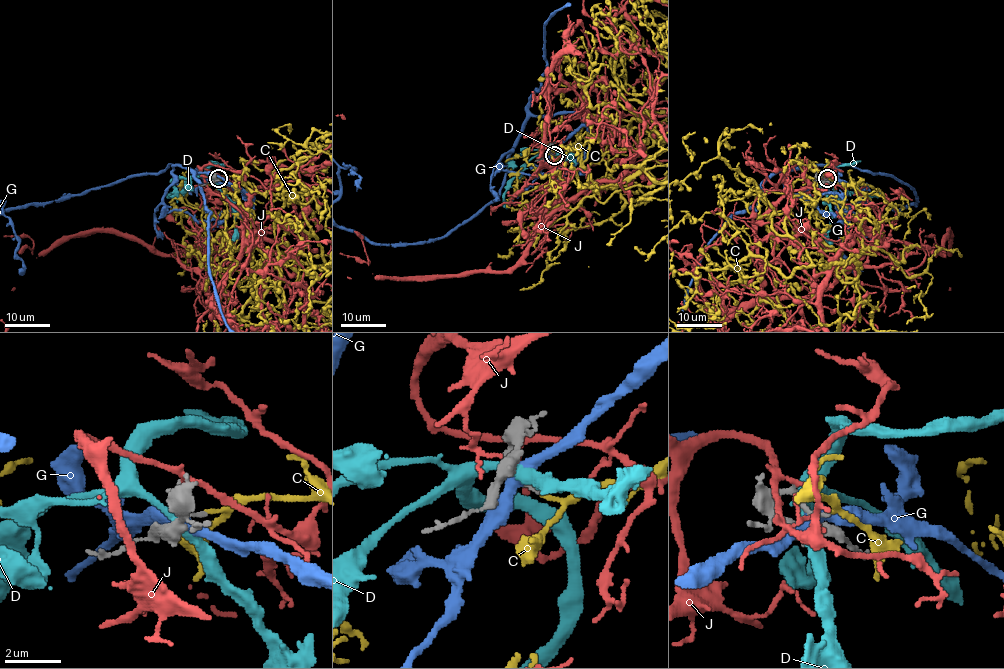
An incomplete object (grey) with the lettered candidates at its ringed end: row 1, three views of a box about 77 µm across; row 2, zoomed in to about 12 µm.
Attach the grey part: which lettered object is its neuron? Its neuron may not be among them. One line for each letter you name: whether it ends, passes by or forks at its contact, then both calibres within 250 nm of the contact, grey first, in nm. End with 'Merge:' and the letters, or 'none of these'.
C: it passes by; 180 nm thick on the grey side, 100 nm on the other
Merge: C

